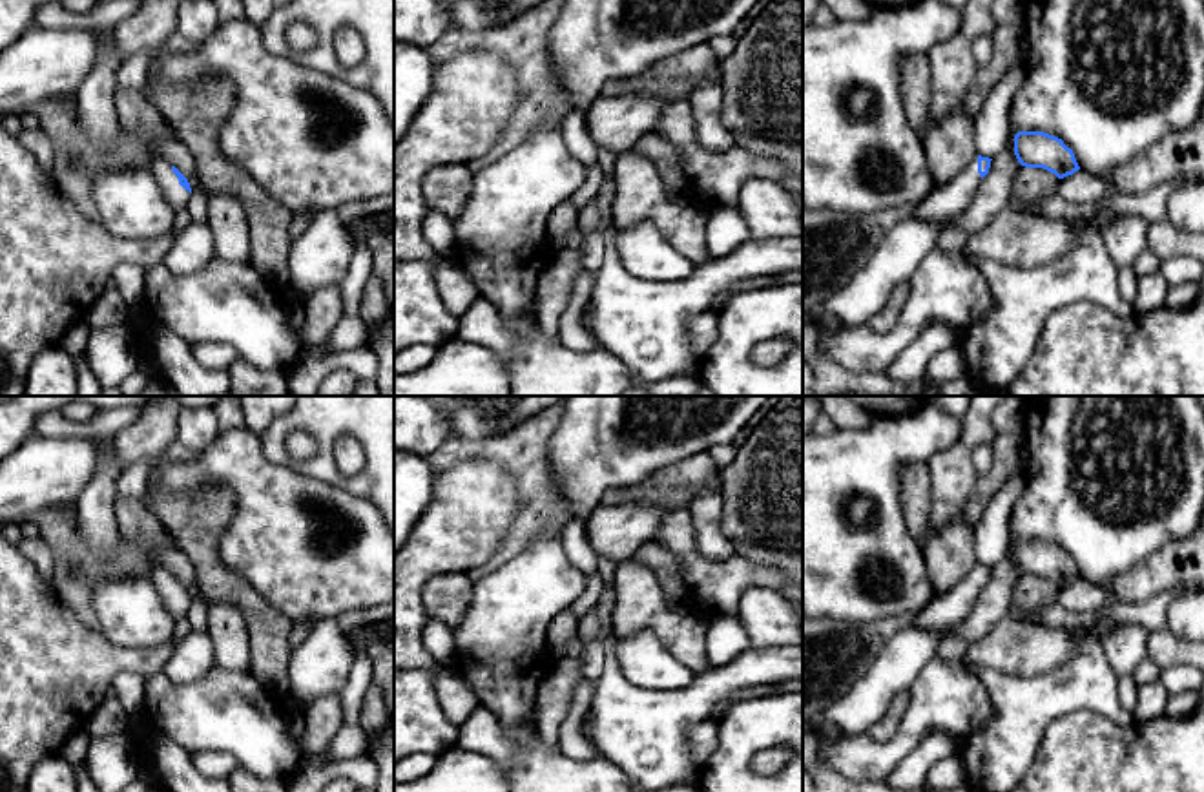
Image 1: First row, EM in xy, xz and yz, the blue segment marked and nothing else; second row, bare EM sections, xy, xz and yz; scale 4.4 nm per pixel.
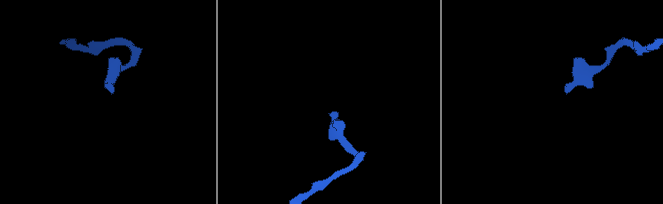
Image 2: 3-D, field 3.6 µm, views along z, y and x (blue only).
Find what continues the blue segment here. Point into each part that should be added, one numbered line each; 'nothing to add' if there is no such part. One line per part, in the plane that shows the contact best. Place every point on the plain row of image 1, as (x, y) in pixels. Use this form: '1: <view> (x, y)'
1: xy (177, 606)

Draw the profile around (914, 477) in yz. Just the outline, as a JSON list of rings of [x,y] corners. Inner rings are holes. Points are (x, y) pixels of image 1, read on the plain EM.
[[[905,464],[899,473],[899,482],[907,527],[923,549],[929,535],[929,513],[932,502],[930,474],[927,464]]]

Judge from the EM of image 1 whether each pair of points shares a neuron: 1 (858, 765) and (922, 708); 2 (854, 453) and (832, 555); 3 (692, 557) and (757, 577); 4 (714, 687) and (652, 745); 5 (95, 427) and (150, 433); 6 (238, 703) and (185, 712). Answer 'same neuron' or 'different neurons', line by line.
1: same neuron
2: same neuron
3: same neuron
4: same neuron
5: different neurons
6: same neuron

